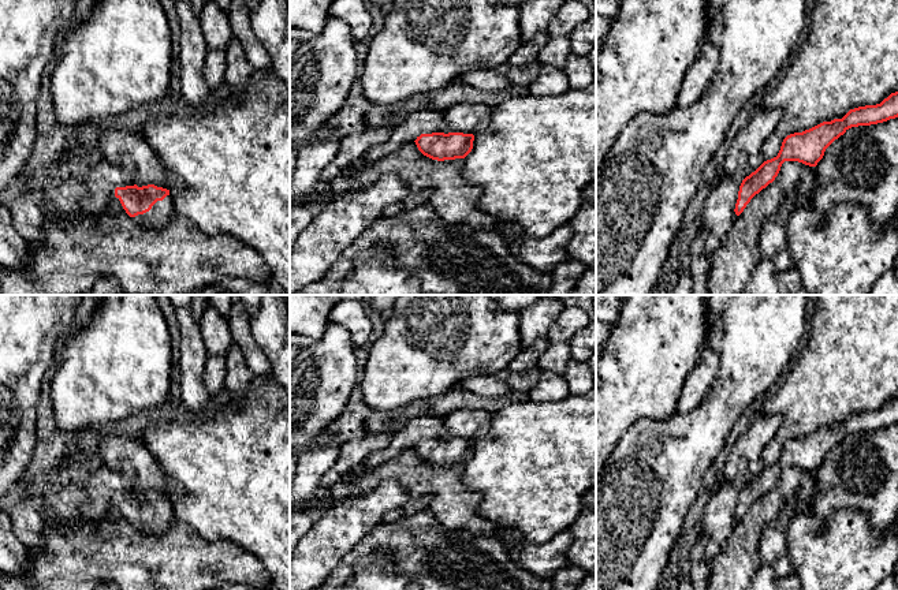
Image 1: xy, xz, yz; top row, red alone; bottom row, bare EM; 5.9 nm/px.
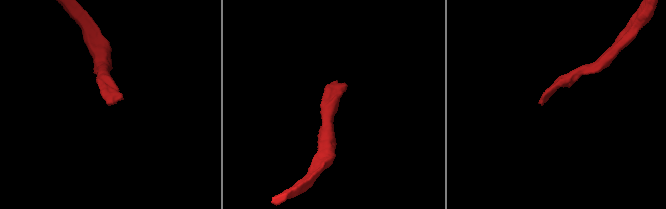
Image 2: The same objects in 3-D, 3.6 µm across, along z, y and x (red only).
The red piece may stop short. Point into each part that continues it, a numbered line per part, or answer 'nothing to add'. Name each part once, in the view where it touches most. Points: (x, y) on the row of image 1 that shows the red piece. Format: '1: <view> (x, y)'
1: xy (160, 213)

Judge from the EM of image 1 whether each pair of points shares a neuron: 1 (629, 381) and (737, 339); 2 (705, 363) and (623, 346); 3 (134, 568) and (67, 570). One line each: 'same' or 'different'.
1: different
2: different
3: same

